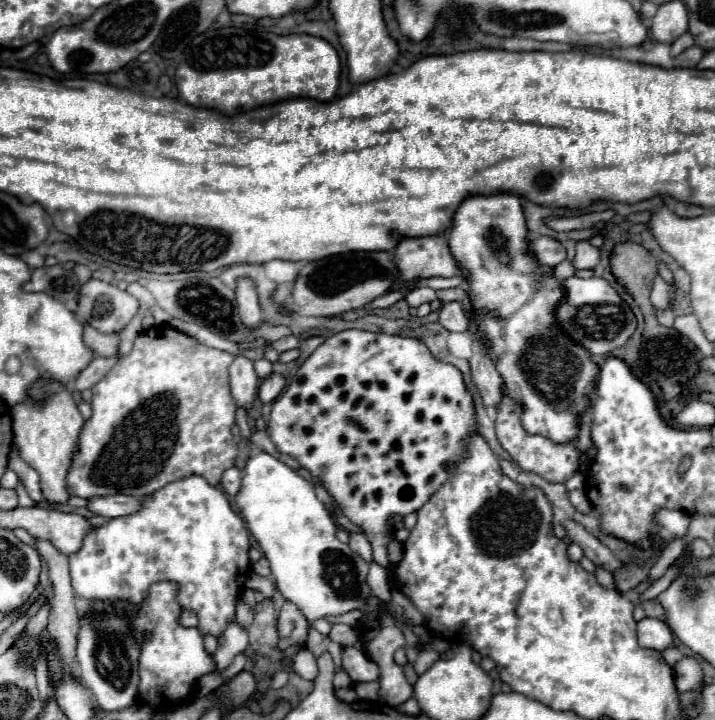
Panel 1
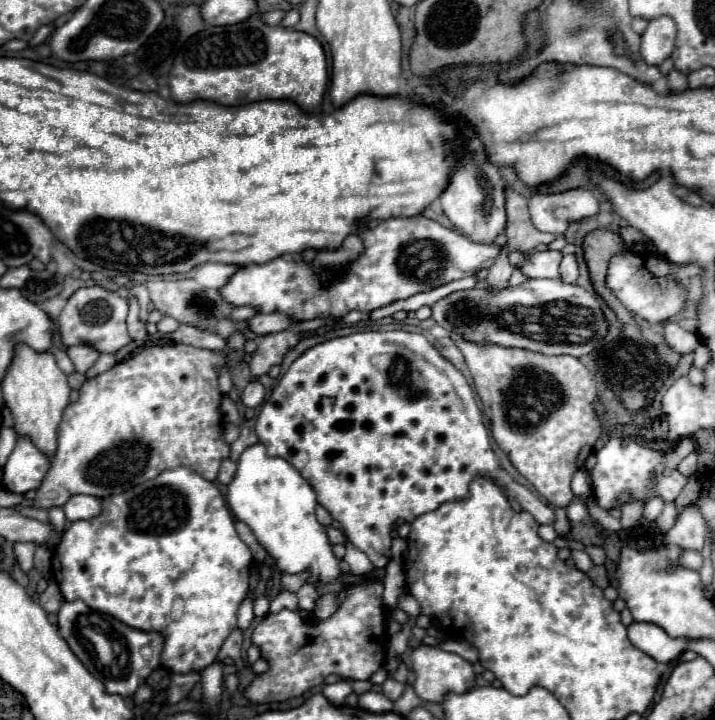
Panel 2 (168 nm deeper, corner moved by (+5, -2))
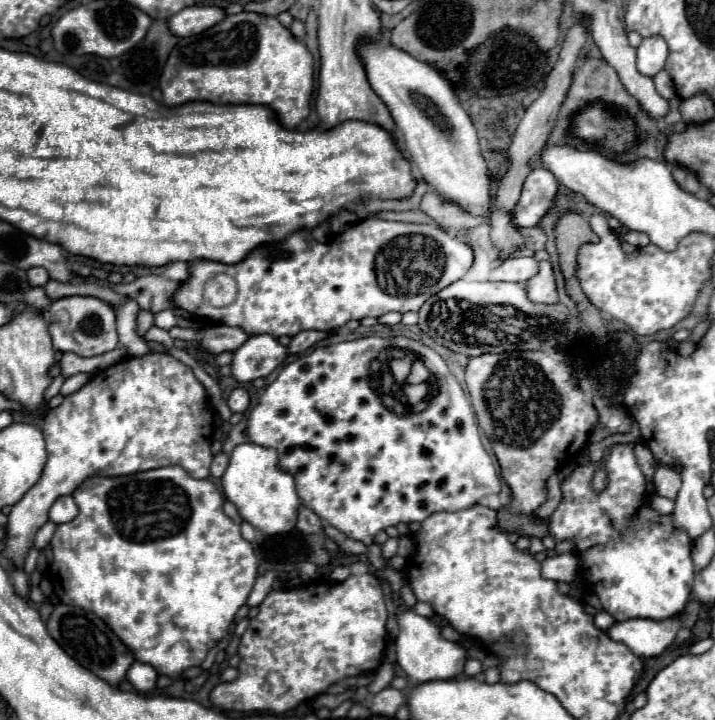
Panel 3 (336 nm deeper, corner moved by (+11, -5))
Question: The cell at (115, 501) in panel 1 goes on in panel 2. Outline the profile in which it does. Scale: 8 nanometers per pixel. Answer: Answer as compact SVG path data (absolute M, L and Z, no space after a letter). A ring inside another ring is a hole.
M85 494L71 496L71 498L67 500L67 504L63 506L63 512L65 512L67 520L71 520L71 522L95 518L95 514L99 514L99 510L101 510L99 498L95 498L95 496L85 496Z

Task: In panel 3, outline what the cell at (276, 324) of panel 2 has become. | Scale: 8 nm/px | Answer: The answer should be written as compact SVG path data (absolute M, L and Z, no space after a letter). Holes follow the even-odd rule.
M213 325L203 329L201 347L213 355L219 355L223 351L233 351L241 347L249 335L241 327L229 327L229 325Z

